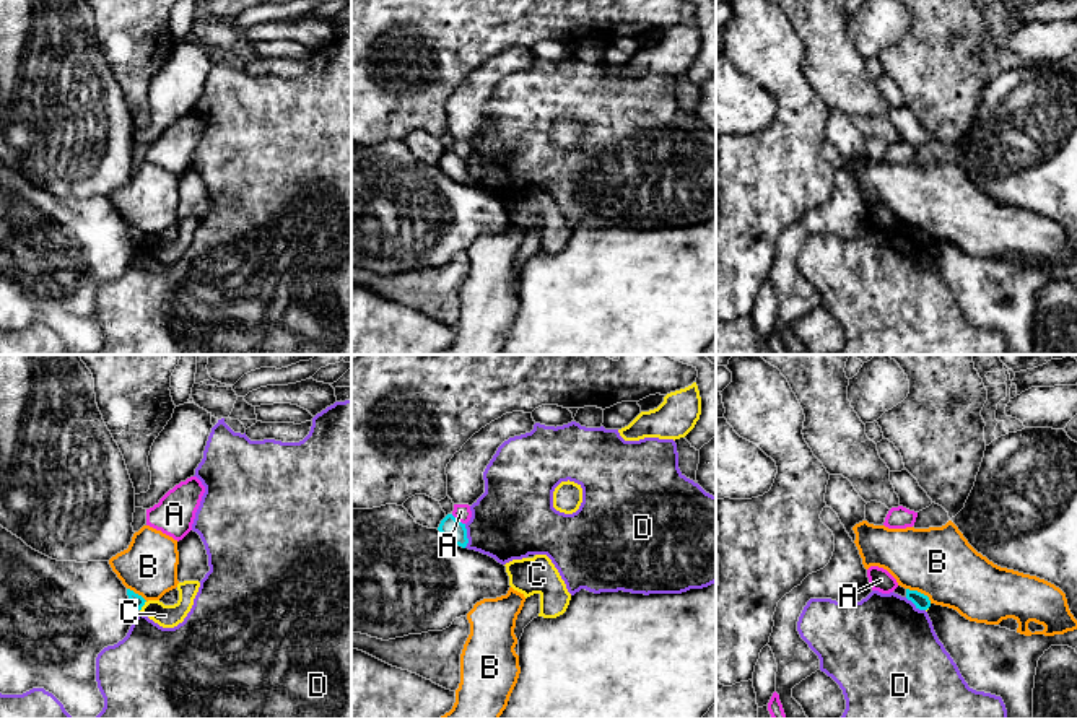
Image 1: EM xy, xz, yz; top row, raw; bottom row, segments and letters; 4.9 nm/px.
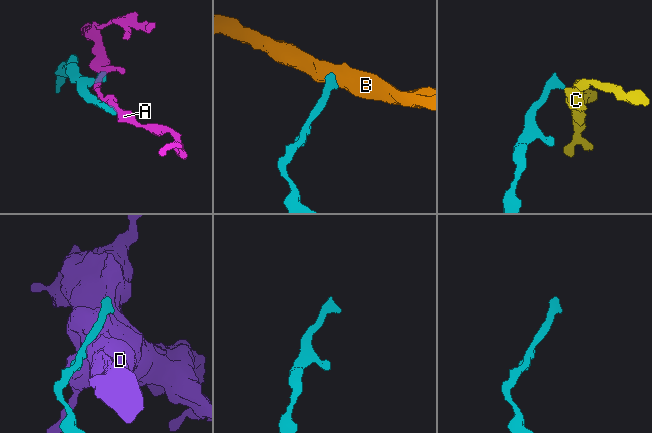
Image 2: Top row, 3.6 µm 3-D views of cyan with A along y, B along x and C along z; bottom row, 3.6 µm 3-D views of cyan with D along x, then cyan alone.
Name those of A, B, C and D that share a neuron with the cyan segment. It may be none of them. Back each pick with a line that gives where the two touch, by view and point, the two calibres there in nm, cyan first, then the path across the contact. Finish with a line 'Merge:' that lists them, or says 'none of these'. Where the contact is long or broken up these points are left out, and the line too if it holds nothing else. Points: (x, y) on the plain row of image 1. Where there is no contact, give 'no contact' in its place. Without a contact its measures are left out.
Merge: none of these

